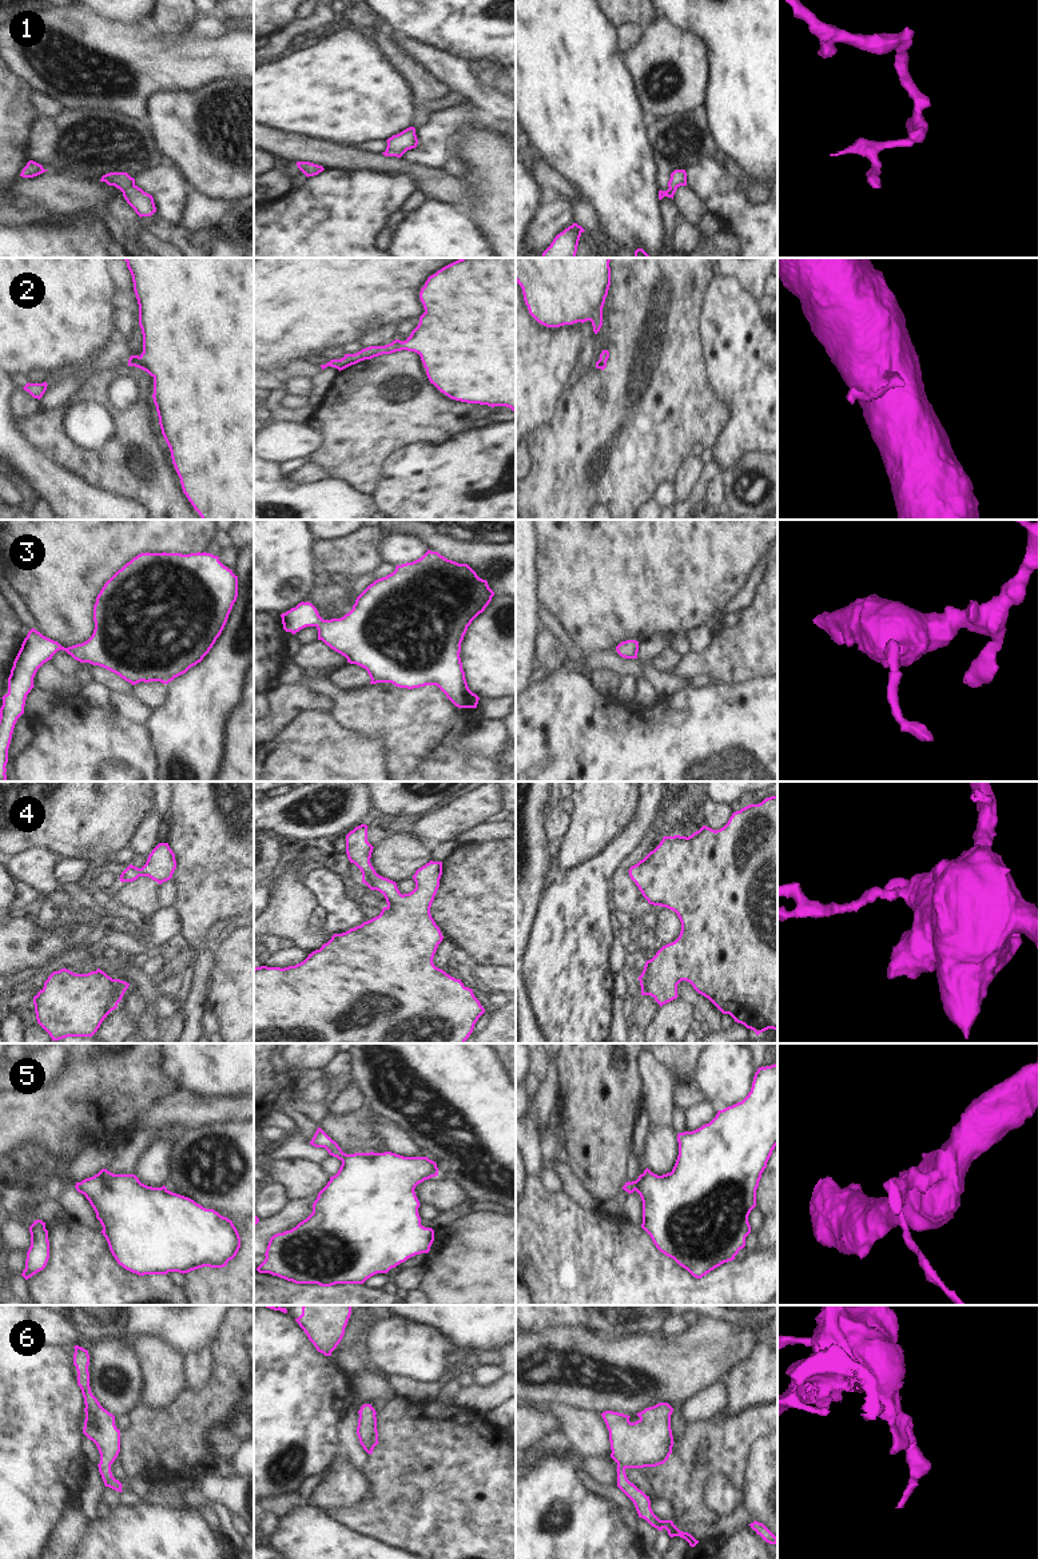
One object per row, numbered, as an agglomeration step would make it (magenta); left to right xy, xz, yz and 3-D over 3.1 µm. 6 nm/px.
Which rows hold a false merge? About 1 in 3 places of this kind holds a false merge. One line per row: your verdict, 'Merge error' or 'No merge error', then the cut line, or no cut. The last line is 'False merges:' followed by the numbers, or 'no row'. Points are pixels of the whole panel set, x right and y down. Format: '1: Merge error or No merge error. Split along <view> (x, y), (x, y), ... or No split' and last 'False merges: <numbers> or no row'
1: No merge error. No split
2: No merge error. No split
3: No merge error. No split
4: No merge error. No split
5: No merge error. No split
6: No merge error. No split
False merges: no row

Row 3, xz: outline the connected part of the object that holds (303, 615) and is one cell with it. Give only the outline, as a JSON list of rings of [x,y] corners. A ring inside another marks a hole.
[[[427,549],[421,558],[397,565],[393,573],[370,584],[357,597],[353,609],[341,619],[323,620],[309,601],[299,602],[281,617],[283,629],[293,635],[306,627],[315,627],[318,640],[345,656],[347,663],[367,671],[370,684],[391,683],[407,689],[437,685],[456,707],[477,708],[480,697],[468,687],[460,652],[468,627],[485,611],[493,596],[488,581],[480,578],[468,564],[458,564]]]

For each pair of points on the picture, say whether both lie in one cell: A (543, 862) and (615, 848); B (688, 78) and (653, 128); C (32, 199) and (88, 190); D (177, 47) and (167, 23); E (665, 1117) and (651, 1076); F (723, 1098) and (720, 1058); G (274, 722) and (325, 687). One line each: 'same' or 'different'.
A: different
B: different
C: same
D: different
E: same
F: same
G: different

